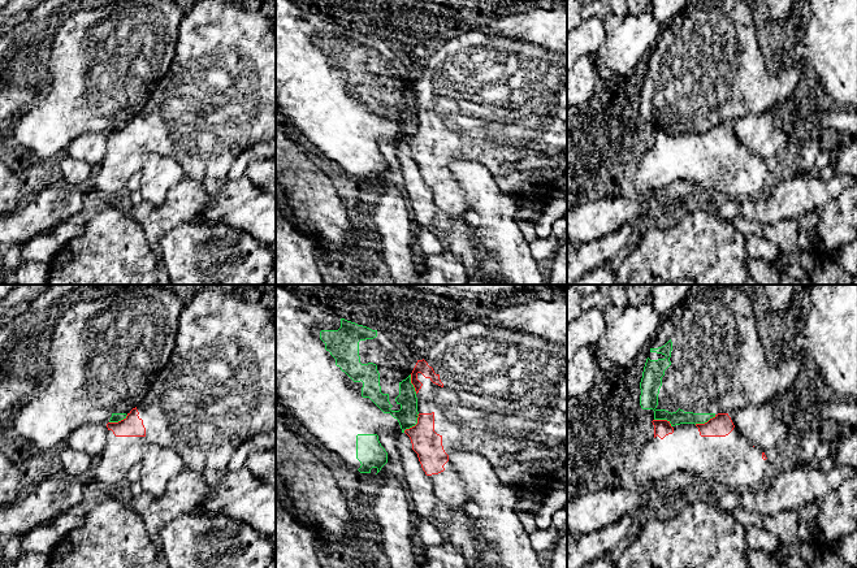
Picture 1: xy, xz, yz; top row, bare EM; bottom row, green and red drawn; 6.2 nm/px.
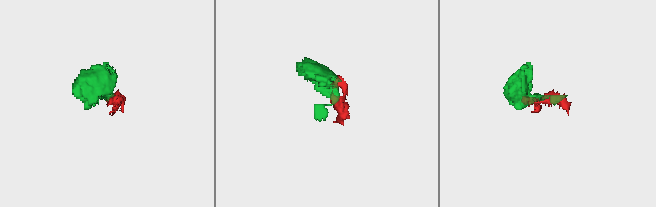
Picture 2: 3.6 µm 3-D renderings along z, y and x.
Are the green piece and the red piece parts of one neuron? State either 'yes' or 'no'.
no

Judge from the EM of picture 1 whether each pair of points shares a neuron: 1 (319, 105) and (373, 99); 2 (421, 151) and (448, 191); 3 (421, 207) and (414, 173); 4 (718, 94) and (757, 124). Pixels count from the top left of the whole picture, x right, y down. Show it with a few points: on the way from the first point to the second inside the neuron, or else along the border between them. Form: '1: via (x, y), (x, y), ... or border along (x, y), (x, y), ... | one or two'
1: via (332, 105), (343, 105), (351, 99), (360, 99) | one
2: via (431, 161), (432, 173), (437, 181) | one
3: via (420, 199), (414, 187), (414, 181) | one
4: border along (777, 108), (727, 121) | two

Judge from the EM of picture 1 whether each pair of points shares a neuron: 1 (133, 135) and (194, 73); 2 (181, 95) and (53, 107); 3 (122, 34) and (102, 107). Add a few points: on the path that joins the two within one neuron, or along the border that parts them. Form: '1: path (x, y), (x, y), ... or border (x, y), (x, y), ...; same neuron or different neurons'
1: path (141, 117), (161, 105), (176, 91); same neuron
2: border (147, 99), (135, 115); different neurons
3: path (125, 52), (124, 85), (120, 89); same neuron

